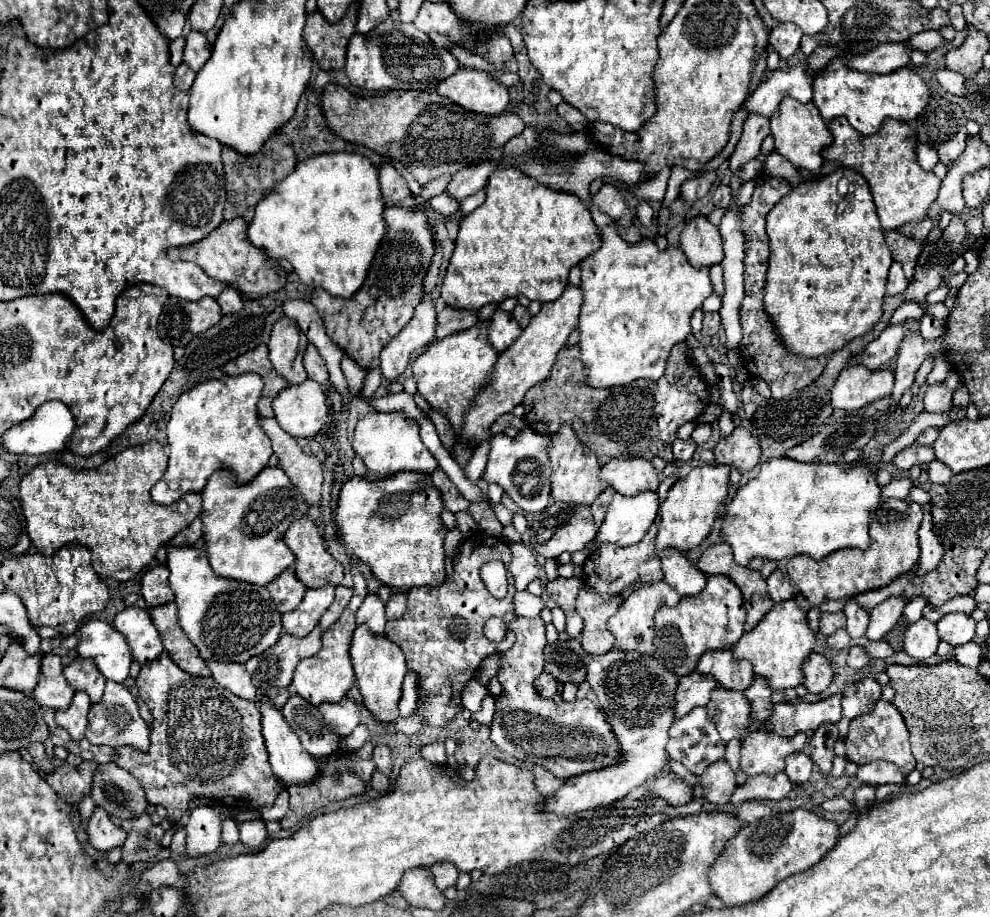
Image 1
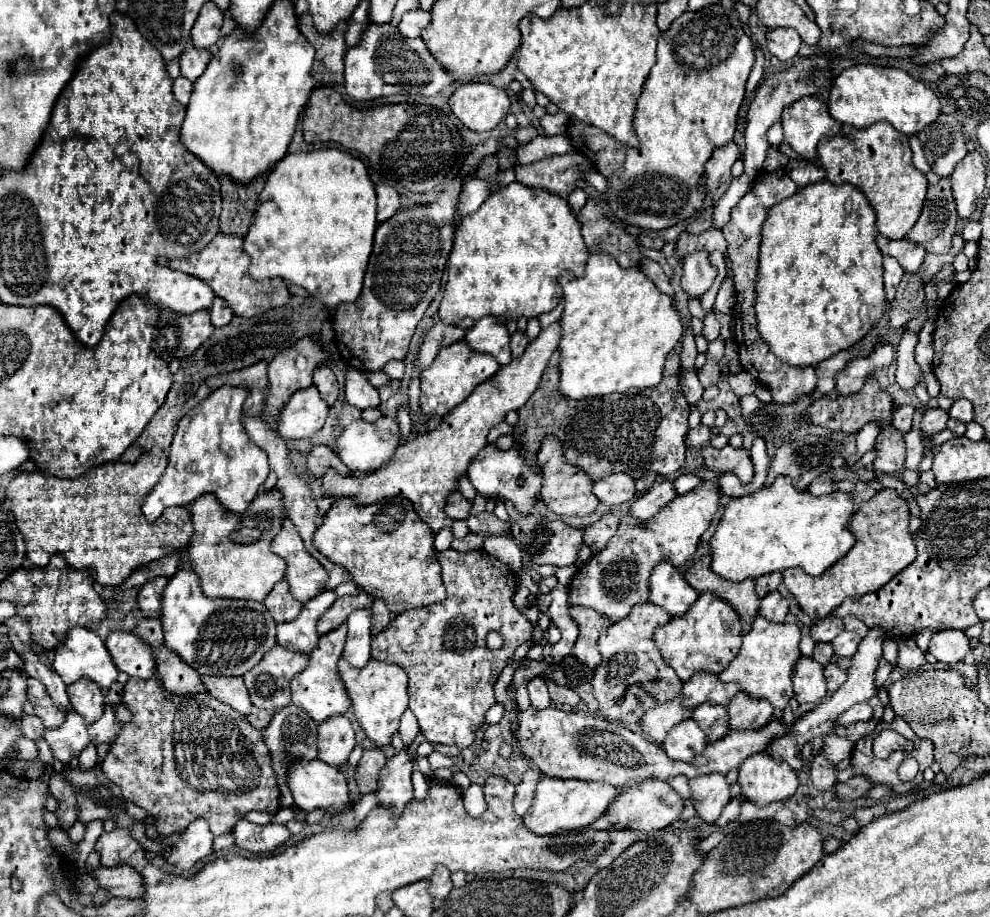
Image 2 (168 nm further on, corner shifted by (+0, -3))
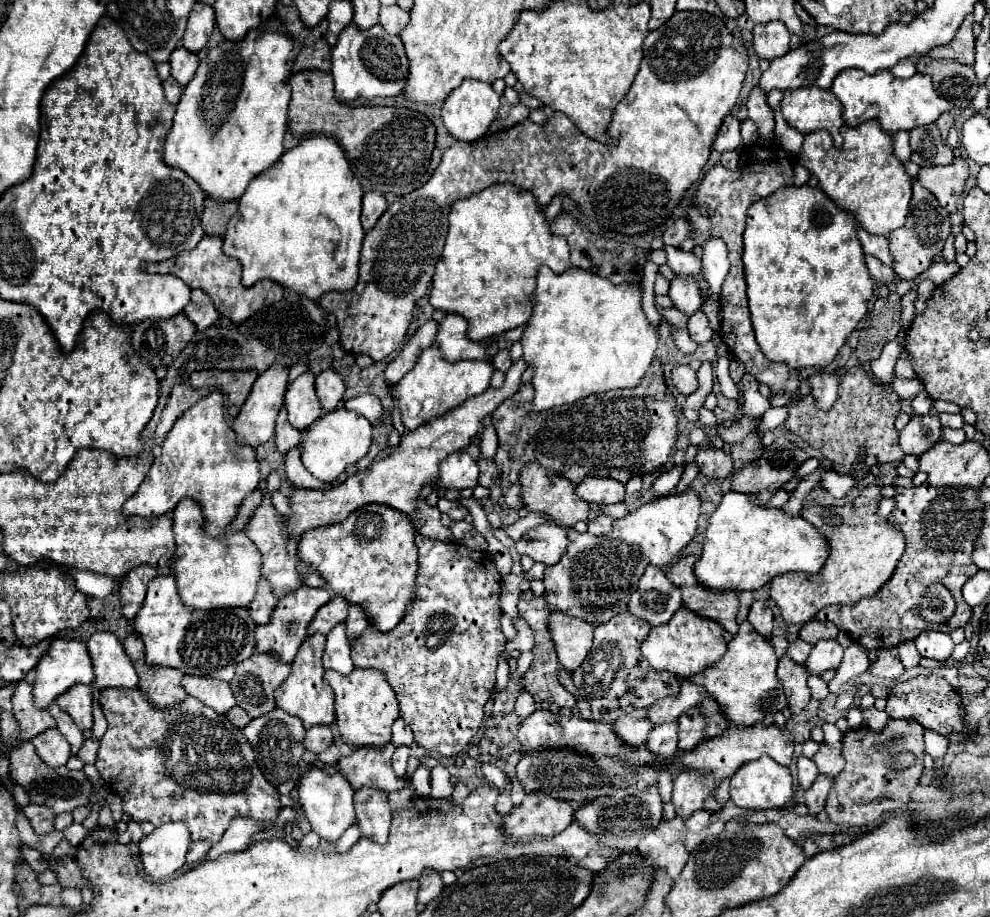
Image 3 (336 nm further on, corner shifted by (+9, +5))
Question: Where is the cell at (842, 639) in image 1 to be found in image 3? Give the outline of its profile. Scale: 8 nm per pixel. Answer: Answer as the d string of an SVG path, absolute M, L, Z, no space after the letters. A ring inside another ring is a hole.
M796 639L790 643L790 649L788 649L788 657L792 657L796 663L804 663L812 651L812 643L806 643L802 639Z

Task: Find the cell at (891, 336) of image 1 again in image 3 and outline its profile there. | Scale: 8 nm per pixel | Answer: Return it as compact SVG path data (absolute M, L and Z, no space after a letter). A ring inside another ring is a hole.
M812 373L810 375L810 385L812 385L812 395L816 397L816 405L820 409L832 407L838 398L838 386L840 377L838 373Z

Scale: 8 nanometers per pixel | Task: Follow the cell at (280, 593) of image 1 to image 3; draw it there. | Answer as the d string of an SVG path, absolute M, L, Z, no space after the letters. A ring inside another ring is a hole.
M260 579L260 587L258 587L258 593L256 597L252 599L252 603L248 605L248 609L252 611L252 619L256 619L258 625L264 625L264 623L270 623L270 617L272 617L272 611L276 607L278 599L276 595L272 593L272 587L268 585L266 579Z

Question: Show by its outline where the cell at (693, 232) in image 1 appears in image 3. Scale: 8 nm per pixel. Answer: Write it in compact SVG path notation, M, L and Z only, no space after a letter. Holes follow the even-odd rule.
M676 275L670 281L670 293L668 297L672 299L674 307L684 311L688 317L700 309L702 305L702 295L700 295L700 285L692 275Z

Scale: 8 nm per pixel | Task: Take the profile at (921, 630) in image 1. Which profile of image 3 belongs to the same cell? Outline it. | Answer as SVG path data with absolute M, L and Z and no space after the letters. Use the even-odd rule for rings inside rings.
M890 647L890 649L880 649L878 651L878 659L872 663L872 673L874 675L880 675L880 677L886 677L886 679L898 679L906 667L902 665L898 653L896 653L896 647Z

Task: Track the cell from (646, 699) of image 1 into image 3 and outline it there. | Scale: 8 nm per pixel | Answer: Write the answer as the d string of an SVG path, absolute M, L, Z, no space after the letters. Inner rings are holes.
M542 791L526 793L524 801L504 815L504 833L510 839L556 835L572 823L574 813L570 801L554 799Z

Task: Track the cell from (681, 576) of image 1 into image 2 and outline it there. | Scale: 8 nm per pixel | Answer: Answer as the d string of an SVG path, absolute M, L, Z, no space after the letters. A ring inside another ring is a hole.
M657 563L651 575L651 589L649 589L649 603L665 609L671 617L681 617L685 611L695 603L699 597L689 583L685 583L683 575L671 567L671 563Z

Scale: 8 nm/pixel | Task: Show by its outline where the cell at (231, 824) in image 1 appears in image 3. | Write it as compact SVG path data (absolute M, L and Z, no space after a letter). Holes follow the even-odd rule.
M194 841L192 843L192 849L188 851L188 863L192 865L194 861L200 861L200 859L204 859L206 855L208 855L208 851L210 851L210 841Z

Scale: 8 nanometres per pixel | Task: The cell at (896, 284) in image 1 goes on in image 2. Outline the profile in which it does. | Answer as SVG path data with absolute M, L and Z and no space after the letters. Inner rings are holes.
M889 255L883 257L883 283L885 283L885 293L887 293L887 299L893 301L895 299L895 289L901 281L901 275L903 275L903 269L897 265L897 261Z

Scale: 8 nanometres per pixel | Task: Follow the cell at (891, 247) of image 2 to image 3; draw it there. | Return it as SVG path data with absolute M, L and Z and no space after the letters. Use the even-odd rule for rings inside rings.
M860 227L860 229L858 229L858 239L860 239L860 243L862 243L864 253L878 257L878 259L880 259L882 263L886 263L888 267L894 265L894 257L892 257L892 253L890 253L890 249L888 249L888 239L886 239L886 237L882 237L882 235L870 235L868 231L864 231L864 229Z

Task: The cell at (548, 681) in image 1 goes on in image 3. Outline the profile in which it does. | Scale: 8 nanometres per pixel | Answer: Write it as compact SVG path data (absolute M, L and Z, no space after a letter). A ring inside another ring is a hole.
M520 689L518 691L518 699L516 699L516 713L522 717L522 719L526 719L530 713L534 713L536 711L536 703L534 703L534 699L532 699L532 695L526 691L526 689Z

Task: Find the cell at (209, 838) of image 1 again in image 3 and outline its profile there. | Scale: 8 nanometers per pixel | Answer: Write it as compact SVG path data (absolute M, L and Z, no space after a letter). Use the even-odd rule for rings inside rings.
M182 821L166 823L164 827L154 829L140 841L144 873L152 879L170 879L186 865L186 853L190 845L192 837Z

